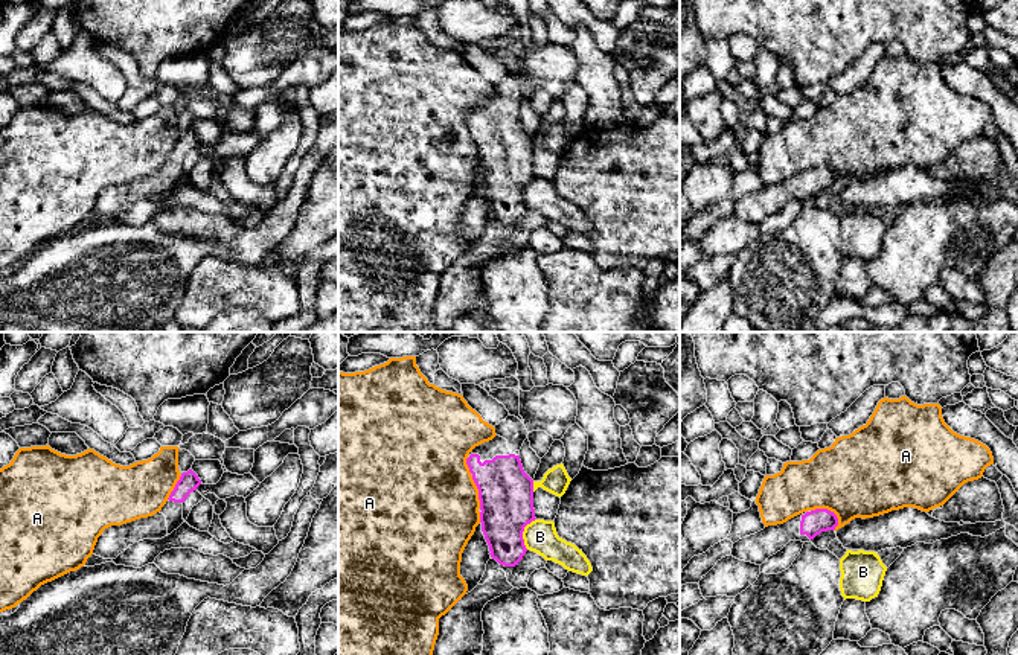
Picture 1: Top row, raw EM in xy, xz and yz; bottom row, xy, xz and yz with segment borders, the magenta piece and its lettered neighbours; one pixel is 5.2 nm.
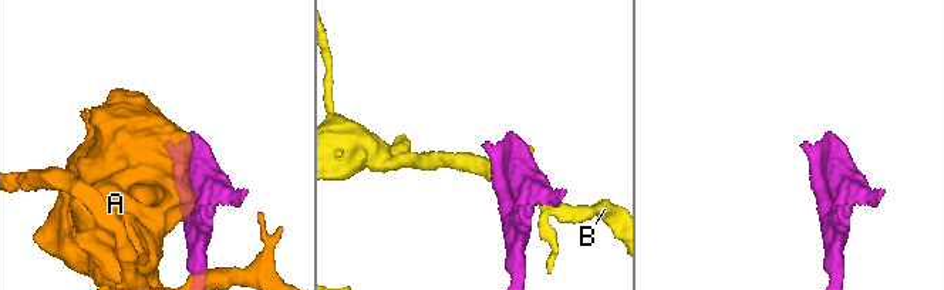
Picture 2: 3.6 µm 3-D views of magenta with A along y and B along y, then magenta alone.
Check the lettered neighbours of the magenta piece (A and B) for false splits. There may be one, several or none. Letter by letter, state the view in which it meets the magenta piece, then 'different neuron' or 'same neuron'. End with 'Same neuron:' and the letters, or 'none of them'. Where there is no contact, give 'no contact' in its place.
A: yz | different neuron
B: xz | different neuron
Same neuron: none of them

